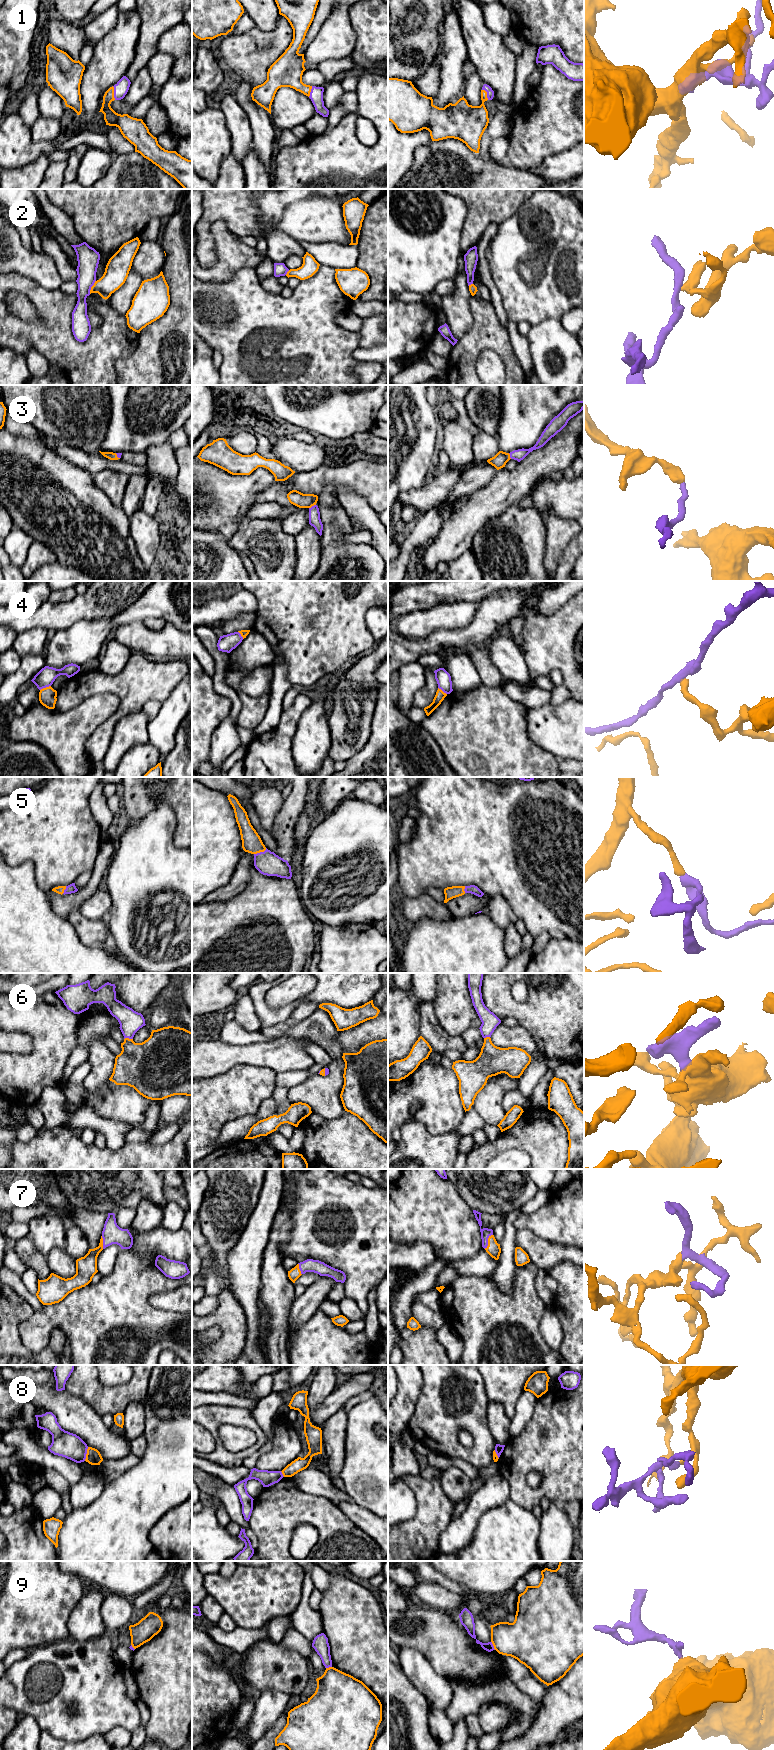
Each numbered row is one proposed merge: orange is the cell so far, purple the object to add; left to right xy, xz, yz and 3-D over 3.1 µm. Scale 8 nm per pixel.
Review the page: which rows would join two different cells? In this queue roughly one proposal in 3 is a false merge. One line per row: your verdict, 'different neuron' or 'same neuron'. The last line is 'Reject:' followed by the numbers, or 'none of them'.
1: same neuron
2: different neuron
3: same neuron
4: different neuron
5: same neuron
6: same neuron
7: same neuron
8: different neuron
9: different neuron
Reject: 2, 4, 8, 9

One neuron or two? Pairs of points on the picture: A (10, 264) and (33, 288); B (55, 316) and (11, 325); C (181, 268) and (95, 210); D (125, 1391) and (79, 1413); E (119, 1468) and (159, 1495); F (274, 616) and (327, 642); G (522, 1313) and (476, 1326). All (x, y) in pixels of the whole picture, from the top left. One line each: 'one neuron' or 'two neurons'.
A: two neurons
B: one neuron
C: two neurons
D: two neurons
E: two neurons
F: one neuron
G: one neuron

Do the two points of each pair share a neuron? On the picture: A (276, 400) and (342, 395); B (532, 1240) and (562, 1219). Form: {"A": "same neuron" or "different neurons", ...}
{"A": "same neuron", "B": "different neurons"}

